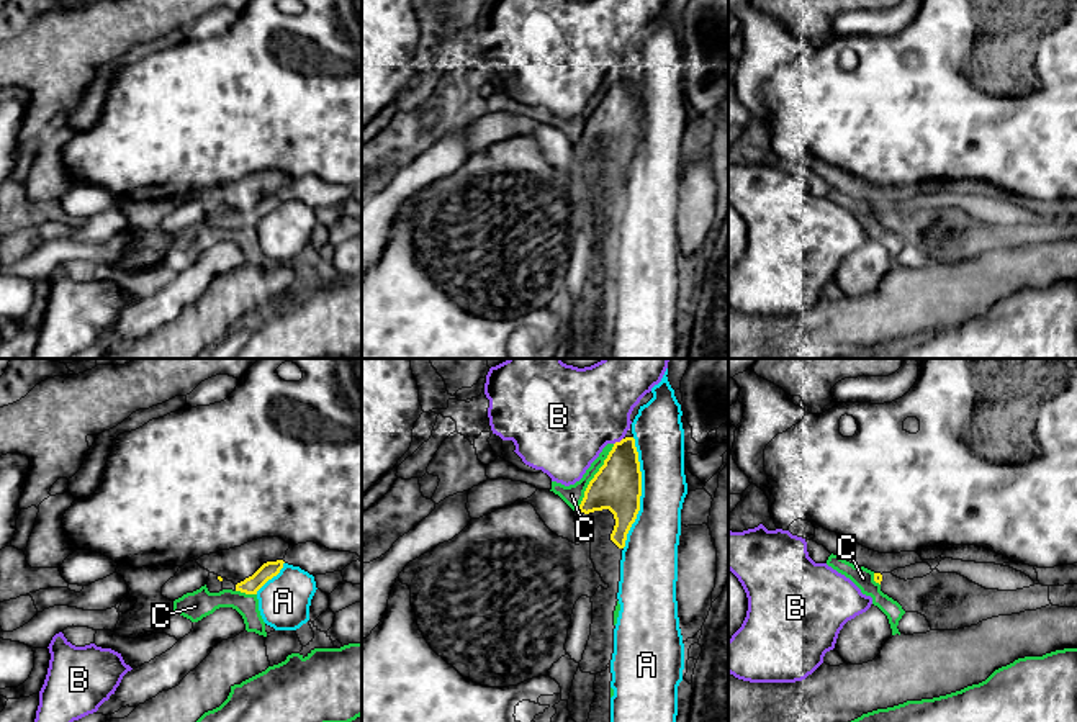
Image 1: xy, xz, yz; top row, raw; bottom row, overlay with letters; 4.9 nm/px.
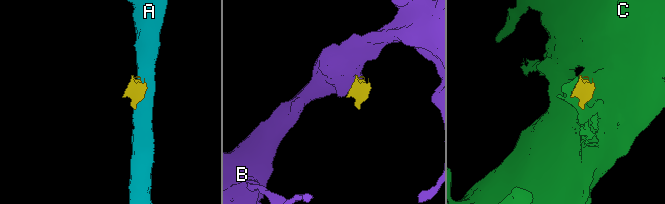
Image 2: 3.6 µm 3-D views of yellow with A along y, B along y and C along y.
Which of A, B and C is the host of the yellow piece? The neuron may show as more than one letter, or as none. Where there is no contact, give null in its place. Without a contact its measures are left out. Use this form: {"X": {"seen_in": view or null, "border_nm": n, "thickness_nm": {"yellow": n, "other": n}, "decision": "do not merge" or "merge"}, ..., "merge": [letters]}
{"A": {"seen_in": "xz", "border_nm": 550, "thickness_nm": {"yellow": 240, "other": 260}, "decision": "do not merge"}, "B": {"seen_in": "xz", "border_nm": 60, "thickness_nm": {"yellow": 240, "other": 440}, "decision": "do not merge"}, "C": {"seen_in": "xz", "border_nm": 380, "thickness_nm": {"yellow": 240, "other": 100}, "decision": "do not merge"}, "merge": []}

